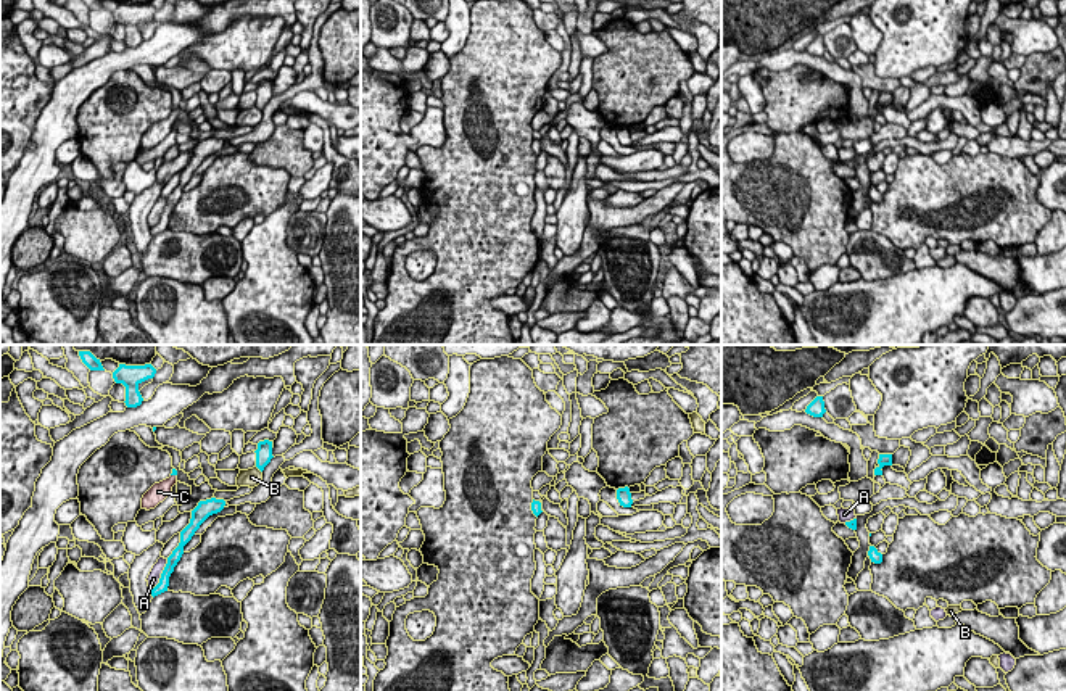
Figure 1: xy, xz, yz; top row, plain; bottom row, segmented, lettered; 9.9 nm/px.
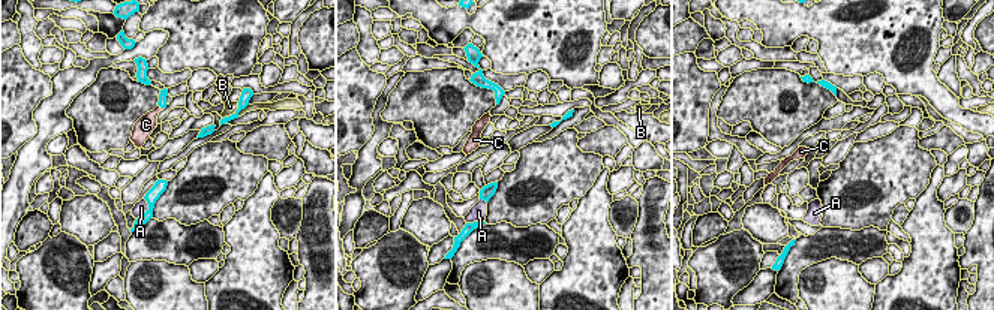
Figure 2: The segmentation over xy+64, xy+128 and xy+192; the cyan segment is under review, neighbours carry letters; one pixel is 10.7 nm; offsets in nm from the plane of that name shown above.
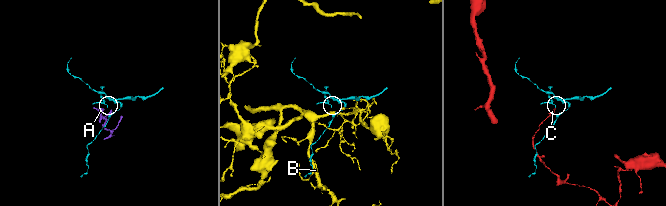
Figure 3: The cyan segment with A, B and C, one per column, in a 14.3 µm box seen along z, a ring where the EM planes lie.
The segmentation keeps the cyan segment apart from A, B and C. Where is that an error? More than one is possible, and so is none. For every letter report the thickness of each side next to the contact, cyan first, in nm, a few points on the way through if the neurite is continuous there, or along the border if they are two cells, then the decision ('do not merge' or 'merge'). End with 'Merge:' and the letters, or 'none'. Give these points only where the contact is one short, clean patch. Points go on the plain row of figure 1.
A: calibres 120 and 130 nm; do not merge
B: calibres 160 and 190 nm; border xy (256, 105), (261, 111); do not merge
C: calibres 60 and 180 nm; merge
Merge: C

